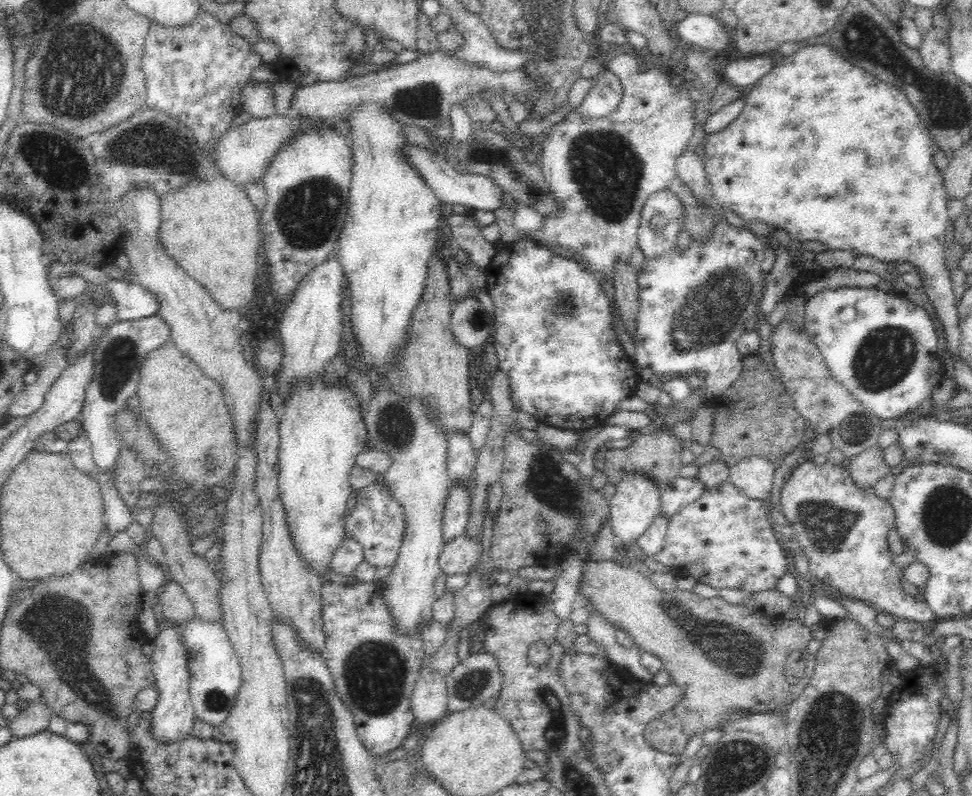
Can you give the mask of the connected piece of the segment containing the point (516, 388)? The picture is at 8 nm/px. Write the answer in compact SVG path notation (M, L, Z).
M528 238L508 246L502 250L502 256L498 254L492 260L492 263L483 270L486 275L486 286L488 294L492 297L495 307L495 329L496 329L496 354L498 358L499 368L506 373L510 383L510 397L512 397L512 405L519 408L527 415L533 416L539 423L554 426L562 430L580 430L584 431L592 426L597 426L604 422L606 418L612 416L613 412L620 402L637 391L638 383L641 379L638 374L638 366L634 364L624 353L620 341L613 326L612 310L610 302L606 298L604 290L600 284L600 280L592 275L590 271L584 269L576 260L568 260L562 255L556 255L548 247L544 247L534 243Z

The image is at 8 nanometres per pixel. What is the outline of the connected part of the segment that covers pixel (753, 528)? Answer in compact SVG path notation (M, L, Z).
M729 480L722 482L718 486L712 486L712 488L706 489L692 504L686 504L684 508L680 508L678 514L674 514L670 518L669 523L667 524L666 538L664 538L664 547L662 551L651 557L653 560L662 563L666 568L669 568L676 578L684 576L693 576L698 583L704 583L712 586L712 588L717 589L718 591L722 588L735 588L740 589L744 592L750 594L765 590L770 590L775 587L777 580L784 574L791 573L791 559L788 558L782 544L783 542L778 538L778 535L773 530L773 525L769 516L769 501L765 499L753 499L752 497L746 496L742 491L736 488L736 485L732 484Z

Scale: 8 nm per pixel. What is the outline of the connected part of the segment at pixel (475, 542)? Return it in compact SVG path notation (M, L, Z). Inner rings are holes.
M482 533L476 538L460 534L454 540L450 540L448 545L442 546L443 550L438 557L438 565L440 565L442 573L464 574L478 566L483 554L481 538Z

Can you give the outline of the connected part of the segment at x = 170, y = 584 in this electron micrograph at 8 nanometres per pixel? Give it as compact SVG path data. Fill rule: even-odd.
M168 579L158 593L162 605L163 622L185 622L194 617L194 607L184 589L174 580Z

